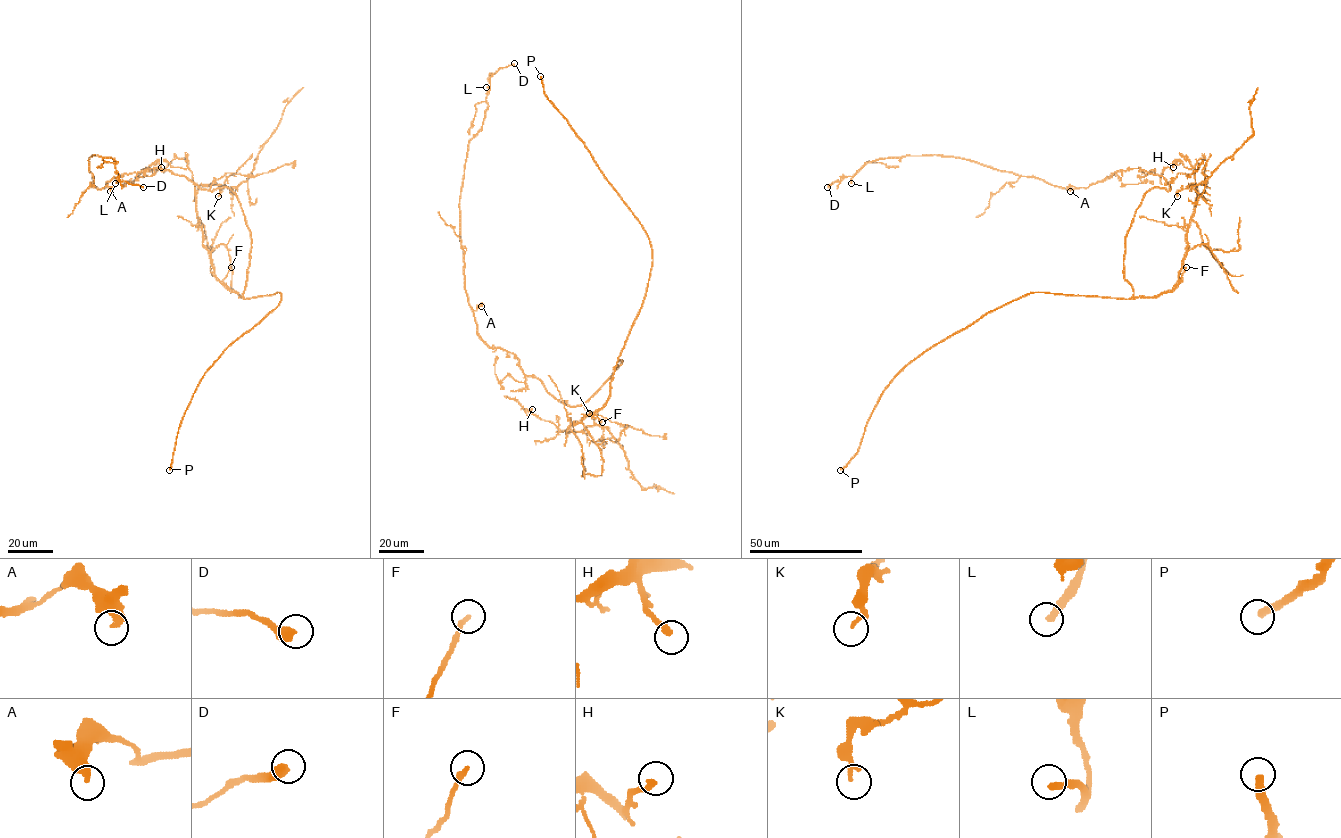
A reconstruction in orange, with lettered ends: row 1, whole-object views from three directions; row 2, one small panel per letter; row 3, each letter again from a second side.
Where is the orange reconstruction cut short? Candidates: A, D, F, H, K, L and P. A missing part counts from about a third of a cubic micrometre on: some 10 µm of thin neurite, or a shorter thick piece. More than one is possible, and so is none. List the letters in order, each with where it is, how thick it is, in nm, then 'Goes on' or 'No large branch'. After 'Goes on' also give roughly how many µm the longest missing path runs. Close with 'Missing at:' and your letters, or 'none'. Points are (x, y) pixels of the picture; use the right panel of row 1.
A: Place: (1070, 191). Thickness 400 nm. No large branch
D: Place: (827, 187). Thickness 440 nm. No large branch
F: Place: (1186, 267). Thickness 220 nm. Goes on. Missing length about 30 µm
H: Place: (1173, 167). Thickness 240 nm. No large branch
K: Place: (1177, 196). Thickness 180 nm. No large branch
L: Place: (851, 183). Thickness 300 nm. Goes on. Missing length about 110 µm
P: Place: (840, 470). Thickness 320 nm. Goes on. Missing length about 15 µm
Missing at: F, L, P

